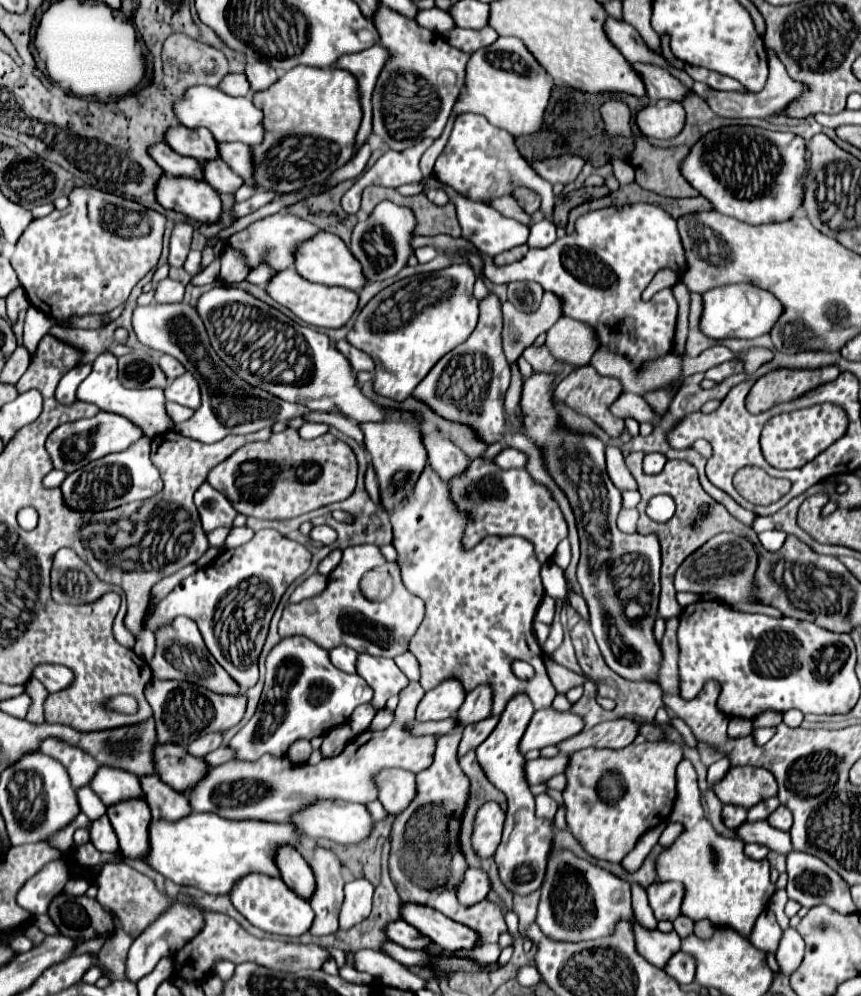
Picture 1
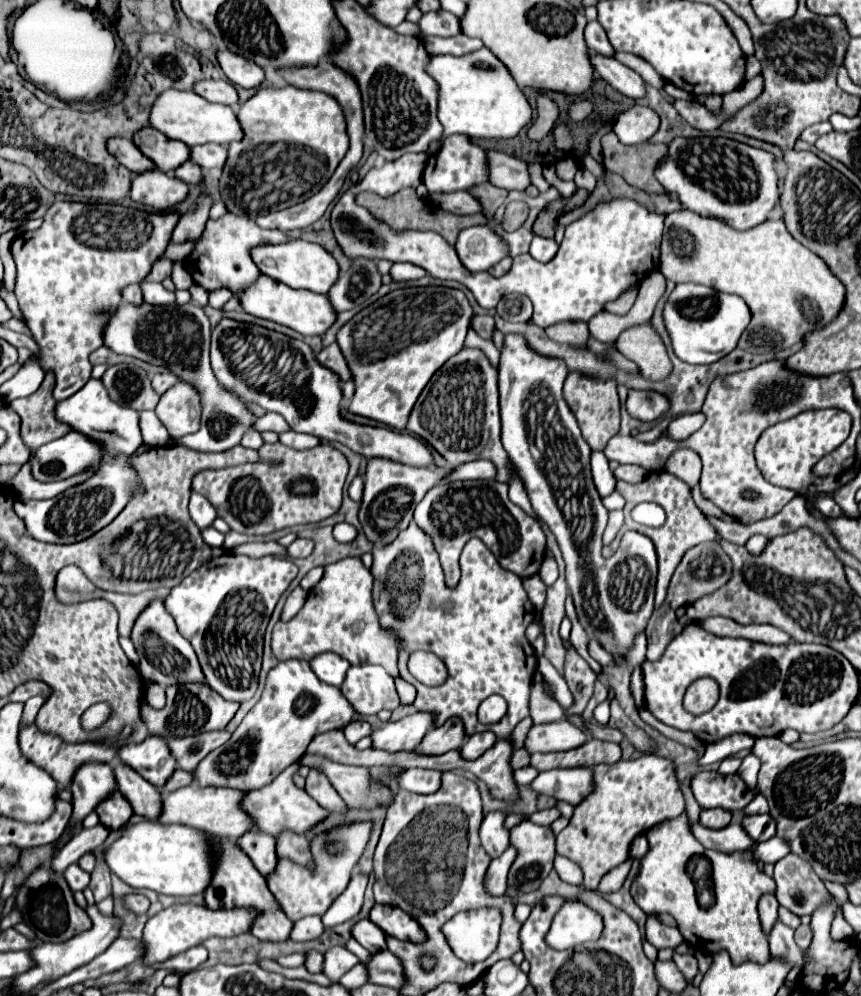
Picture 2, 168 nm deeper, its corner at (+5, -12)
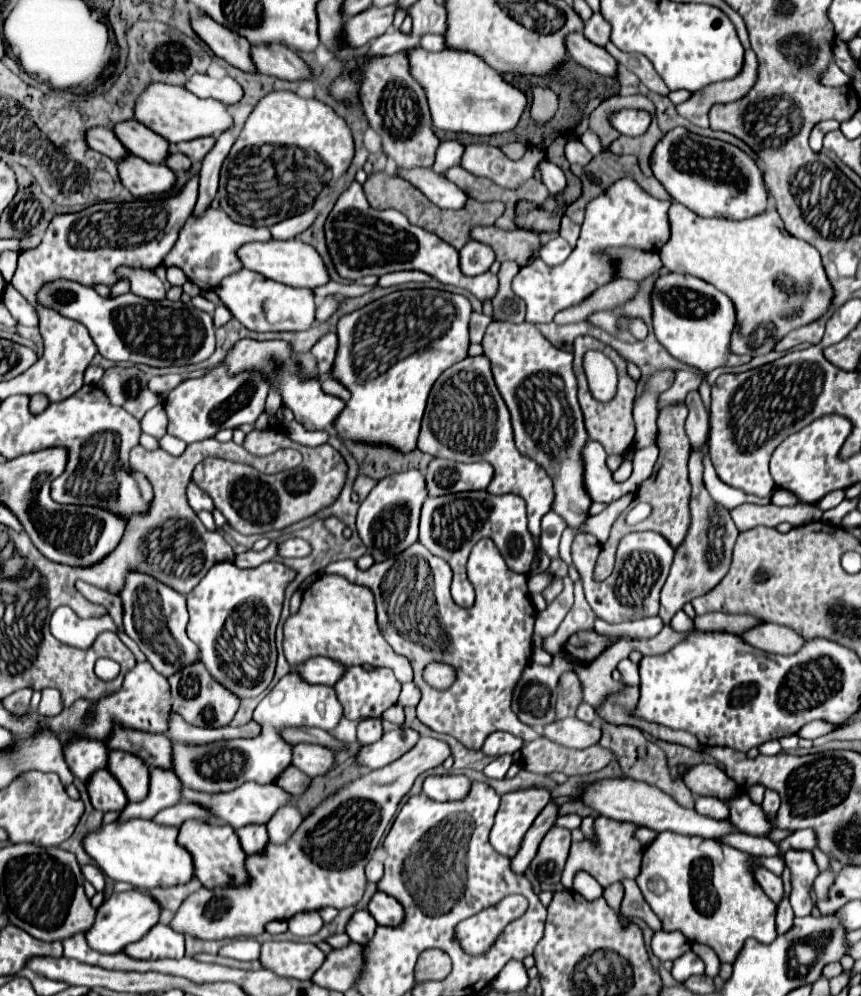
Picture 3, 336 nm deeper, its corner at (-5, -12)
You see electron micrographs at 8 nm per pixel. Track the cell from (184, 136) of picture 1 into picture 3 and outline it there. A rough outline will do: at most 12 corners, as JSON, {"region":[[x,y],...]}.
{"region":[[138,120],[114,128],[118,140],[154,164],[172,154],[170,142]]}

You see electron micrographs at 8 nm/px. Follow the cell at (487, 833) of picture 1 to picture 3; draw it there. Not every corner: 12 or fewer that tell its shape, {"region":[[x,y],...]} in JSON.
{"region":[[528,788],[504,794],[490,844],[512,858],[550,792]]}

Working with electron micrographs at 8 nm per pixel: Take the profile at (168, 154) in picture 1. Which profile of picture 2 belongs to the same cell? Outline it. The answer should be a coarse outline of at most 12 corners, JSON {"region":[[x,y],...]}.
{"region":[[110,138],[108,152],[130,172],[156,168],[128,138]]}

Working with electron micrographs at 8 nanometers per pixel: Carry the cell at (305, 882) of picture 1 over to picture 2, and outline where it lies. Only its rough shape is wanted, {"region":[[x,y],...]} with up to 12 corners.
{"region":[[250,830],[238,846],[260,874],[274,870],[276,842],[264,832]]}

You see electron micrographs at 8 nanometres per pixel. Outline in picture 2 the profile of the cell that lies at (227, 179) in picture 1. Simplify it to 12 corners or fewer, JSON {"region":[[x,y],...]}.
{"region":[[184,162],[176,168],[176,178],[186,184],[202,180],[200,166]]}

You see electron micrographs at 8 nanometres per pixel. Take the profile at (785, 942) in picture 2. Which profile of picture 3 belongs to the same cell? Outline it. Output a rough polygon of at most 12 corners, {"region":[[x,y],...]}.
{"region":[[788,898],[778,904],[776,930],[786,934],[794,924]]}

